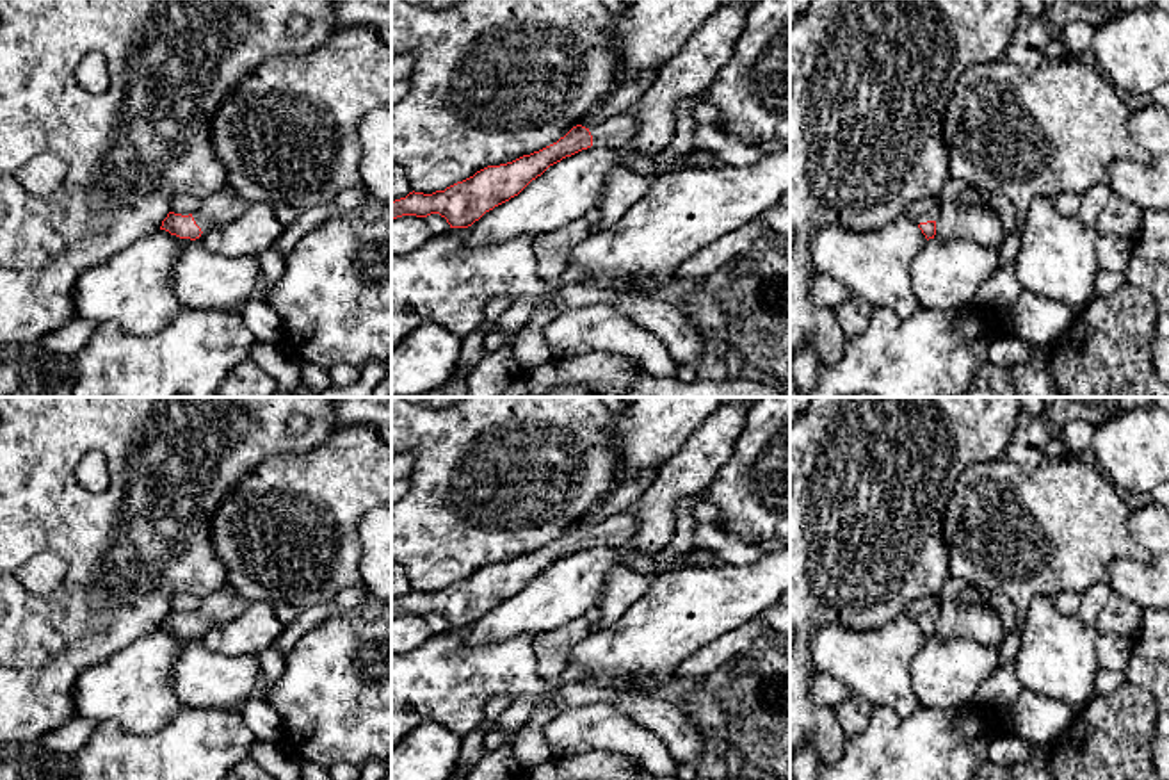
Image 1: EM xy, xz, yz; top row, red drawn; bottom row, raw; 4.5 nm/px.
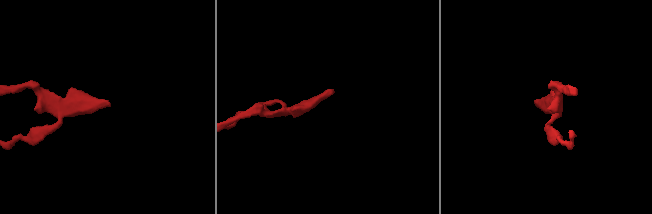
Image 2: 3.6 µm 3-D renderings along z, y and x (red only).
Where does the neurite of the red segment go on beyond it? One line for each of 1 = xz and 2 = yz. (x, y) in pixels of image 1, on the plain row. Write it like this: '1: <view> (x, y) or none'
1: xz (618, 529)
2: yz (933, 613)

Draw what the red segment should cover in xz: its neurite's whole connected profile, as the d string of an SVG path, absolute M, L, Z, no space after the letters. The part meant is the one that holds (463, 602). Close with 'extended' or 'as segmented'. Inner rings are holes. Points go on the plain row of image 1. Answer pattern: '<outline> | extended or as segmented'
M625 509L591 527L573 525L557 541L512 561L488 565L473 575L432 593L409 591L391 600L391 618L439 613L450 627L468 627L486 611L518 595L550 565L591 545L623 547L637 532L635 516Z | extended

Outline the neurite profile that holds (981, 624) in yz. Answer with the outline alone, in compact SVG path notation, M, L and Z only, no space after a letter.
M959 598L941 602L934 636L941 639L968 639L995 648L1000 648L1005 639L996 609L986 604L964 604Z

